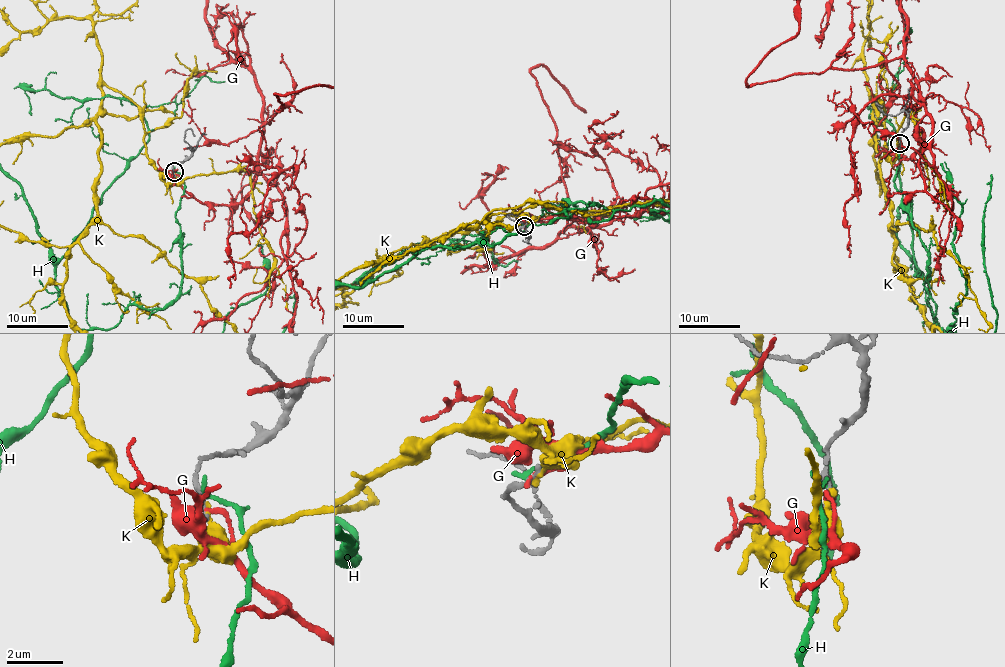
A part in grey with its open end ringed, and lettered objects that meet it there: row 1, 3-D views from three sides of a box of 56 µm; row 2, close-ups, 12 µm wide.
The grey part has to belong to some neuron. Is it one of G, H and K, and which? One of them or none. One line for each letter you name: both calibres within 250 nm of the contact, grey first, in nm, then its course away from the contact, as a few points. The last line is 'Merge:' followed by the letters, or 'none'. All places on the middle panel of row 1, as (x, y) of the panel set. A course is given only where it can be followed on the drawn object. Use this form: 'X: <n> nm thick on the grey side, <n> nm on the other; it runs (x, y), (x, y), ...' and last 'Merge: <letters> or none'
H: 220 nm thick on the grey side, 170 nm on the other
Merge: H

